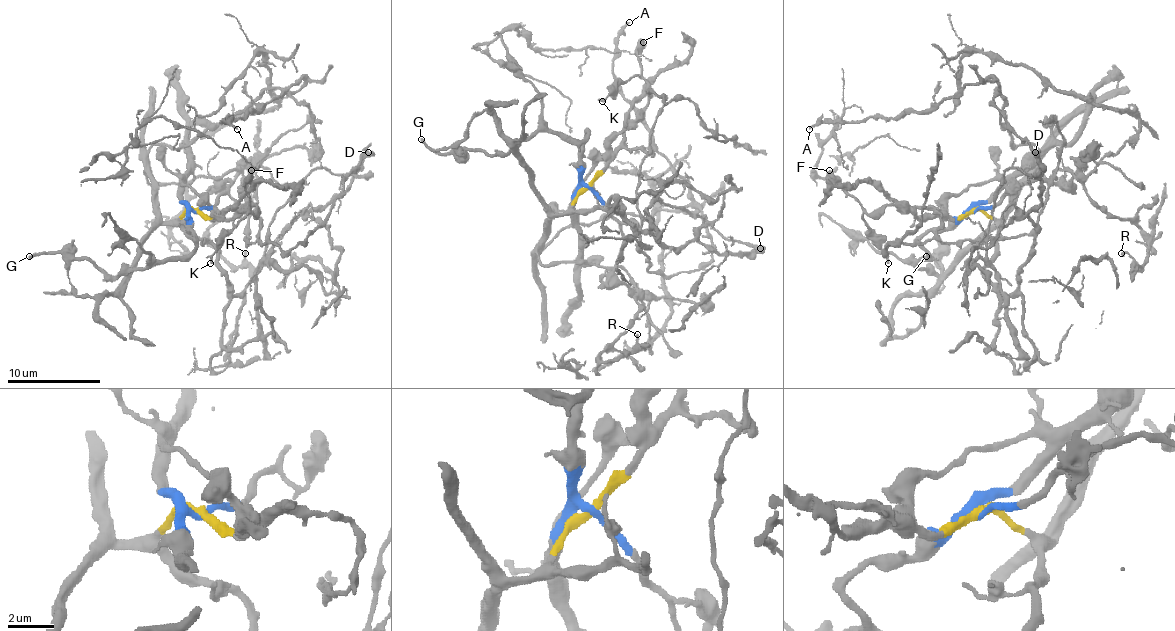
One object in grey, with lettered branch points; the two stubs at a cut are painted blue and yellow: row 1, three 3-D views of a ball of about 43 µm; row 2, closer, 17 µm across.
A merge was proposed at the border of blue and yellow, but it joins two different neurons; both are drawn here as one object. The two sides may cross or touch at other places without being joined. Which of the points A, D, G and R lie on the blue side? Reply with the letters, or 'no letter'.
G

